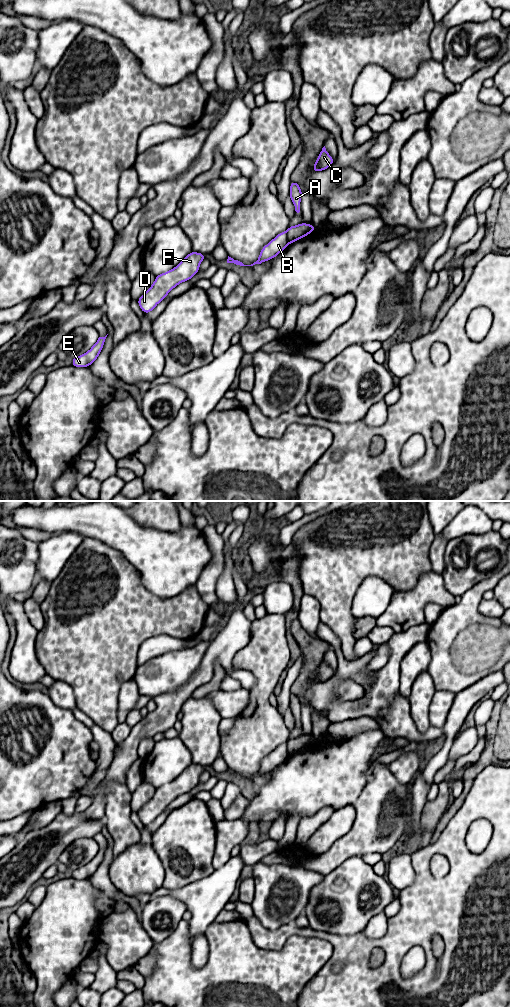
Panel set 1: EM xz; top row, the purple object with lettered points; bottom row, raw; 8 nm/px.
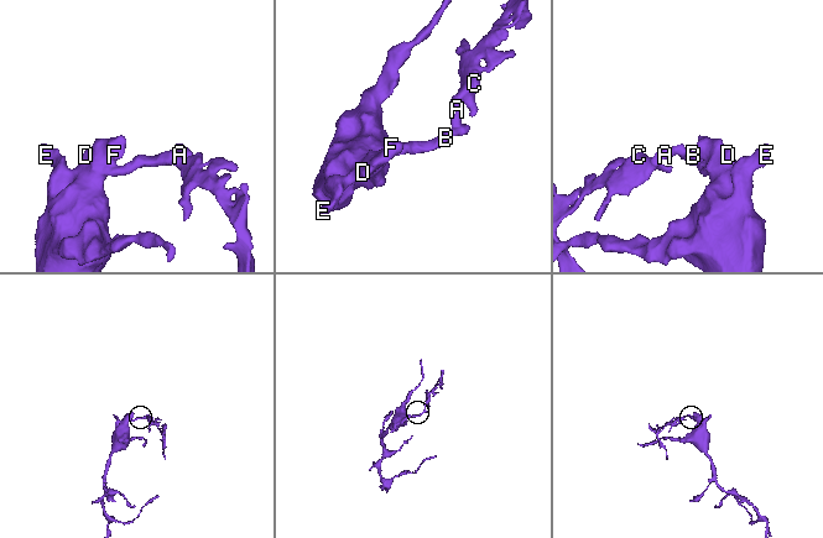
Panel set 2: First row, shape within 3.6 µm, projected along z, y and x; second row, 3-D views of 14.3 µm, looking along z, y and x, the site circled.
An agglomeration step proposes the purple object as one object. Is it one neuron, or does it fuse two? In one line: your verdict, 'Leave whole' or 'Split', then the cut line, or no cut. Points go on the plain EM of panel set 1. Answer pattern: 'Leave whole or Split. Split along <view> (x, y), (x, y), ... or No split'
Split. Split along xz (285, 744), (289, 754)

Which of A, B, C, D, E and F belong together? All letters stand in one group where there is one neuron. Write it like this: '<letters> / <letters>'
A C / B D E F

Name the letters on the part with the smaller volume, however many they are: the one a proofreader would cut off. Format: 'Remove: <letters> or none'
Remove: A, C

